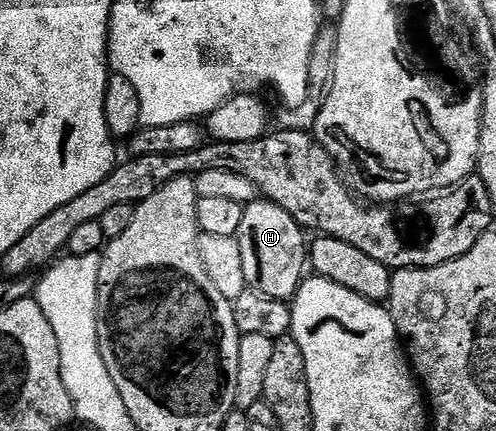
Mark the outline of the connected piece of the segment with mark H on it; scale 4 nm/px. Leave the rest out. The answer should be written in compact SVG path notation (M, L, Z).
M259 197L253 203L245 204L244 218L240 220L240 229L236 238L240 245L240 253L244 256L244 277L247 288L264 293L267 299L293 300L308 271L308 235L304 228L287 211L280 209L280 205L271 203L265 197Z

